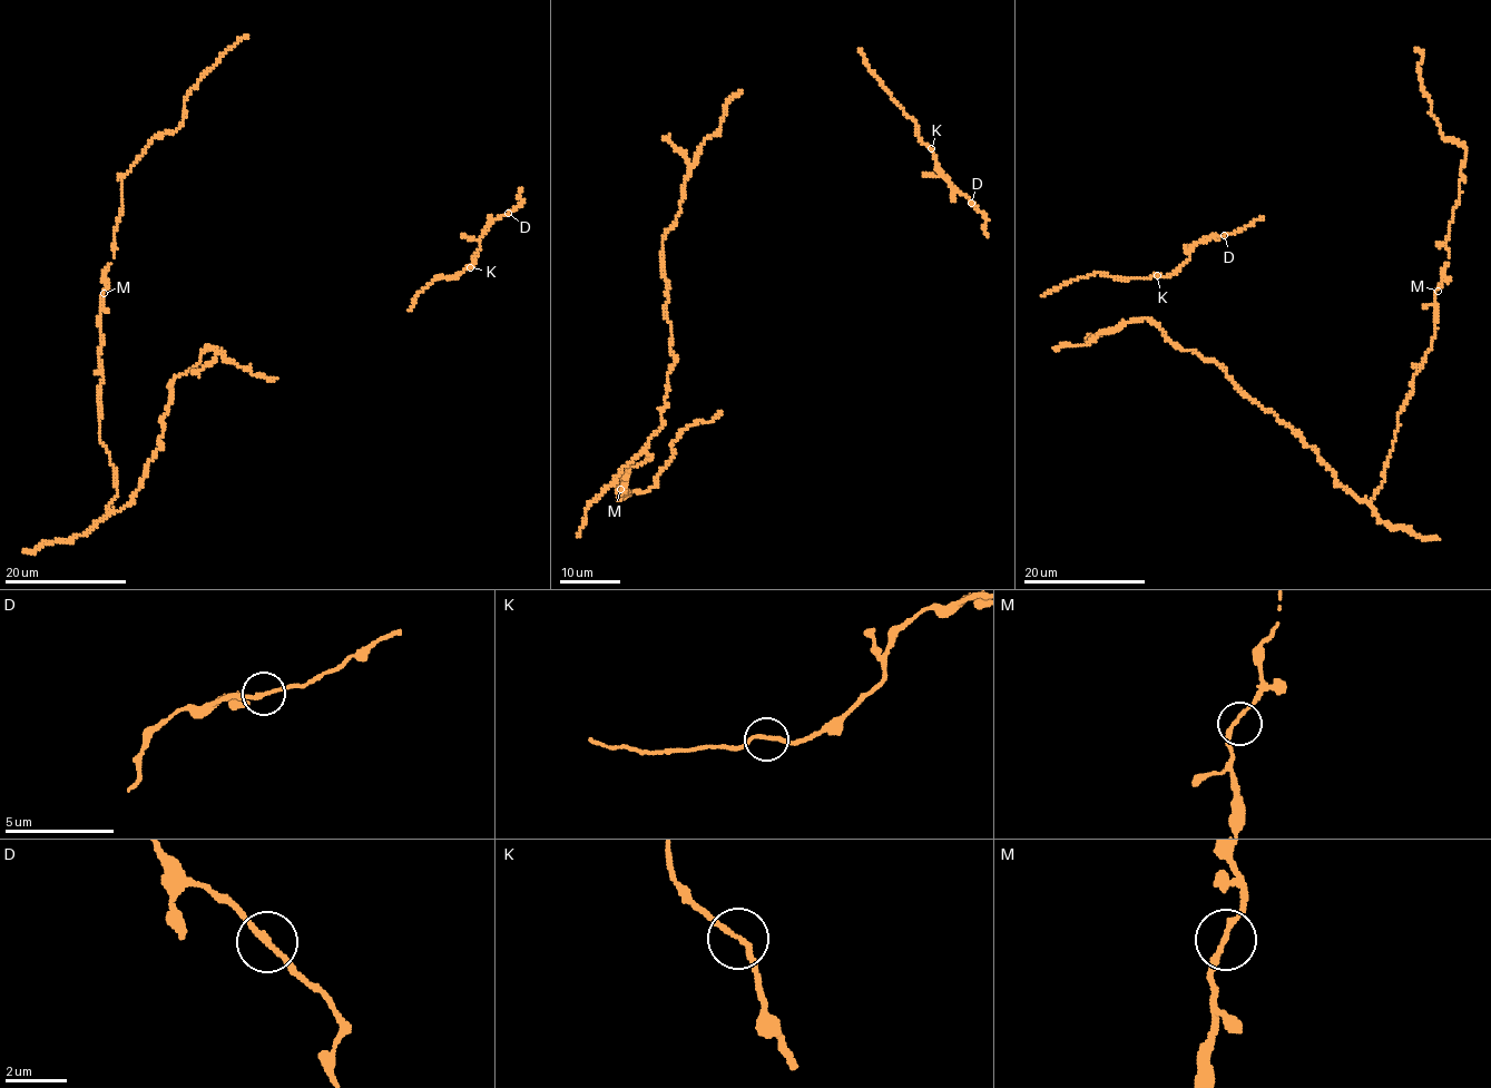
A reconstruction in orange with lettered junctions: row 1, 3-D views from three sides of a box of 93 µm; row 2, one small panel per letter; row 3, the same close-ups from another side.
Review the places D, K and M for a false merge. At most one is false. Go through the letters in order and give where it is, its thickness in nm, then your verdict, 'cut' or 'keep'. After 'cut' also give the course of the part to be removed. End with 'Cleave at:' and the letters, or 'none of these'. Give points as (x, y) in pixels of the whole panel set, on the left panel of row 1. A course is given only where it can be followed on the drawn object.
D: place (508, 213); calibre 160 nm; keep
K: place (470, 267); calibre 160 nm; keep
M: place (104, 293); calibre 160 nm; keep
Cleave at: none of these

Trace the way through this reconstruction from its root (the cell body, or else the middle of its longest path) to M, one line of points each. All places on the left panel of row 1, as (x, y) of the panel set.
M: (162, 434), (131, 501), (110, 513), (108, 506), (117, 496), (116, 469), (99, 437), (104, 293)

